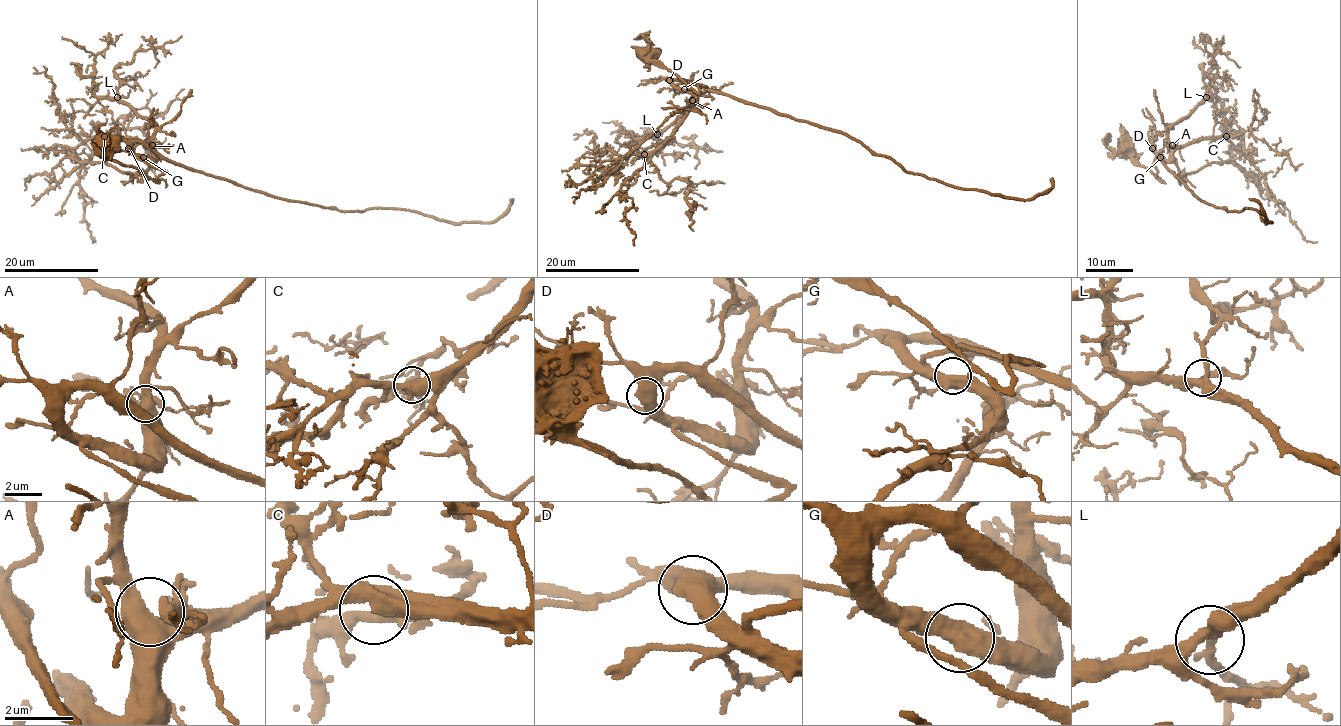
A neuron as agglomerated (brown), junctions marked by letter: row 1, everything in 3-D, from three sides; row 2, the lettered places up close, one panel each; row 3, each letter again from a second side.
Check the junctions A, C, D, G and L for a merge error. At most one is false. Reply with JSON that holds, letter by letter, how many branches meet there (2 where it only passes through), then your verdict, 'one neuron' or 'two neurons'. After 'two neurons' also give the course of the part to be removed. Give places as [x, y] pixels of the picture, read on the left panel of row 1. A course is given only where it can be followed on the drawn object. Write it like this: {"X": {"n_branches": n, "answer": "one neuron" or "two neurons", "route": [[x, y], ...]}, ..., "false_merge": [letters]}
{"A": {"n_branches": 2, "answer": "one neuron"}, "C": {"n_branches": 2, "answer": "one neuron"}, "D": {"n_branches": 2, "answer": "one neuron"}, "G": {"n_branches": 2, "answer": "one neuron"}, "L": {"n_branches": 3, "answer": "one neuron"}, "false_merge": []}

